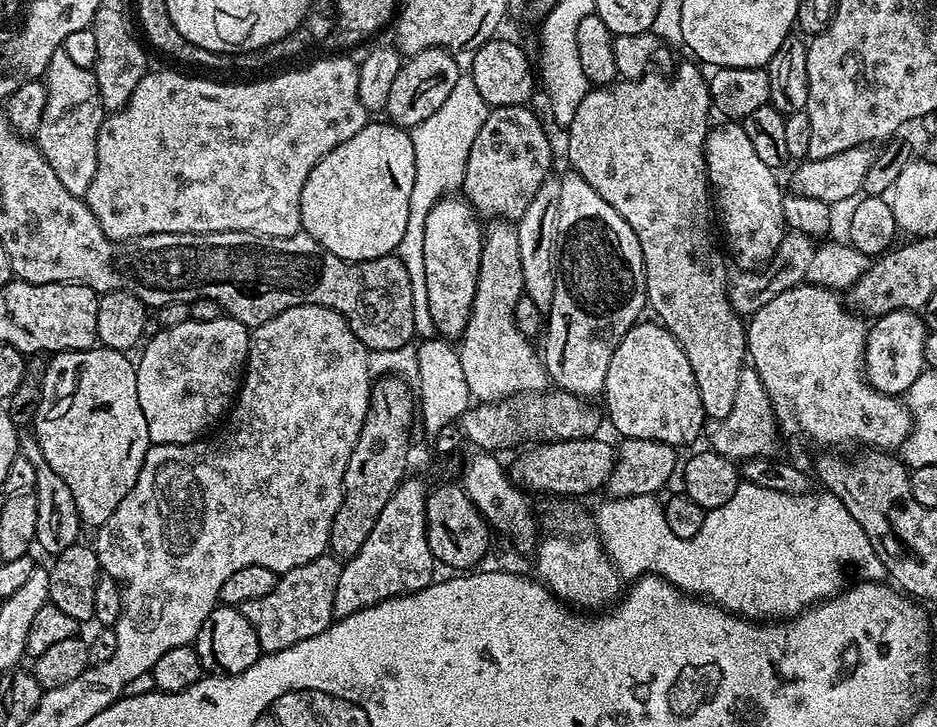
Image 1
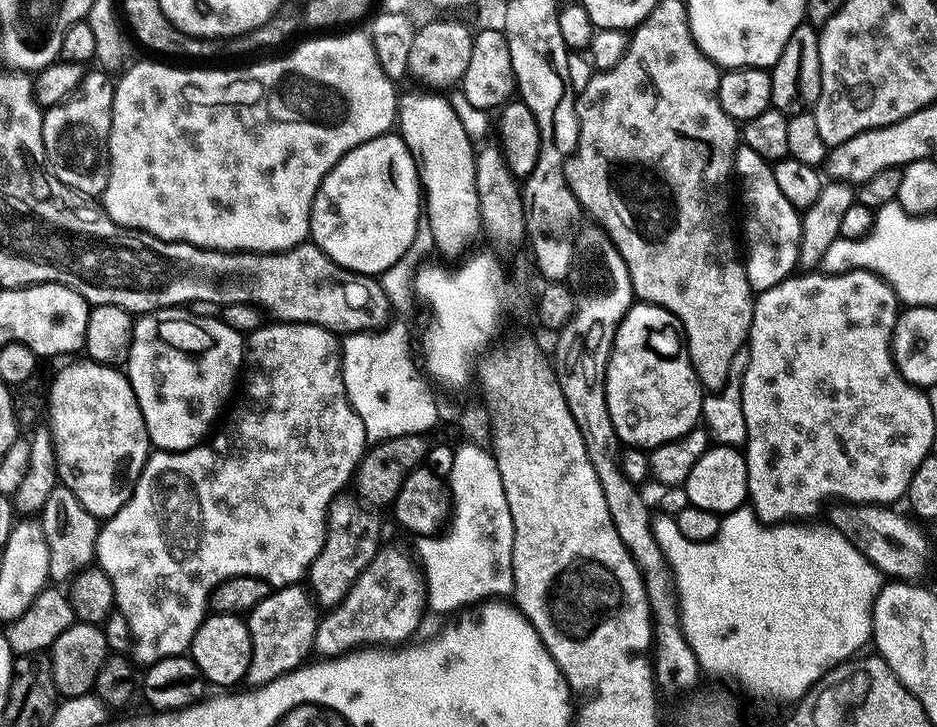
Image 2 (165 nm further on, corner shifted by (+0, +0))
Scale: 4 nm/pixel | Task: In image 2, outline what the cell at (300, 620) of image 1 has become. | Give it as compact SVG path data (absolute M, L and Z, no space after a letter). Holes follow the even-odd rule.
M289 584L286 588L269 591L268 596L262 598L262 602L258 602L252 612L247 613L252 657L246 680L252 688L260 688L263 684L285 676L309 659L318 623L317 611L315 613L312 608L314 604L309 593L300 584Z

